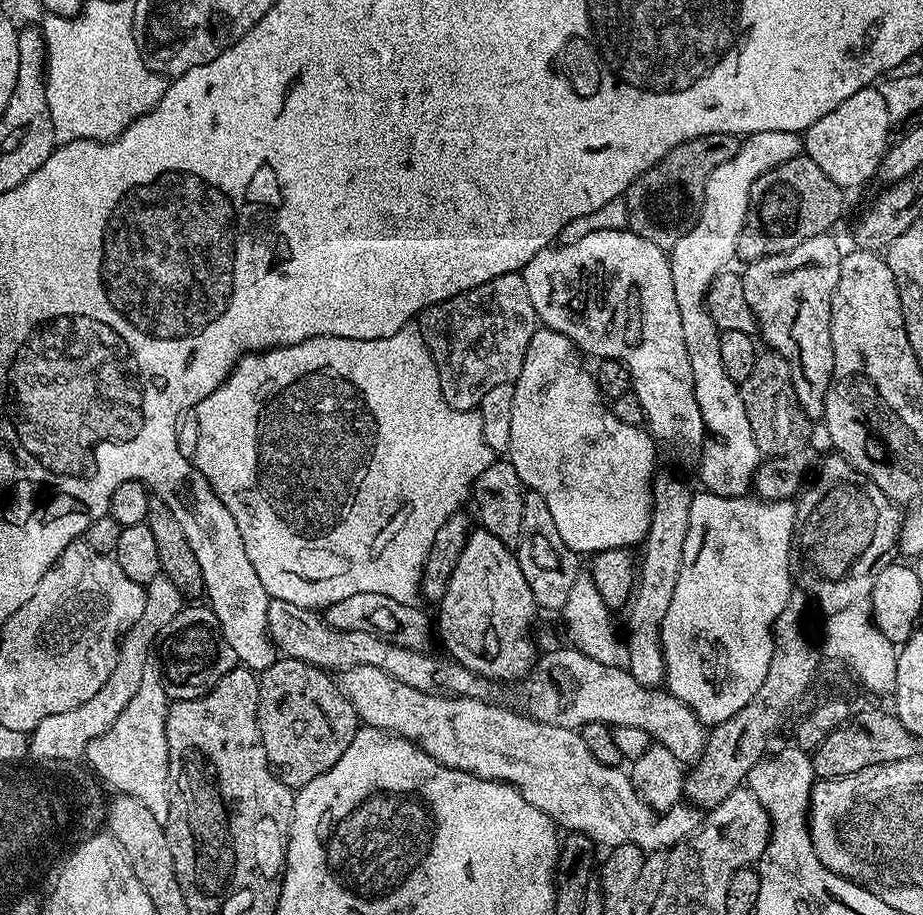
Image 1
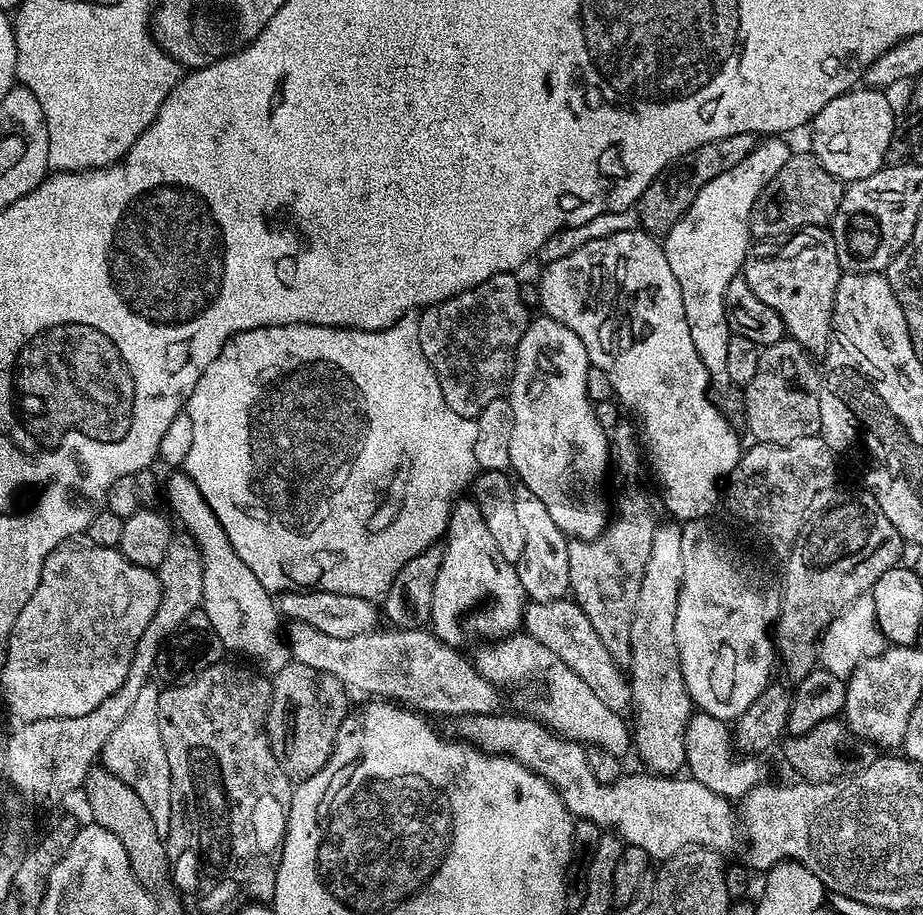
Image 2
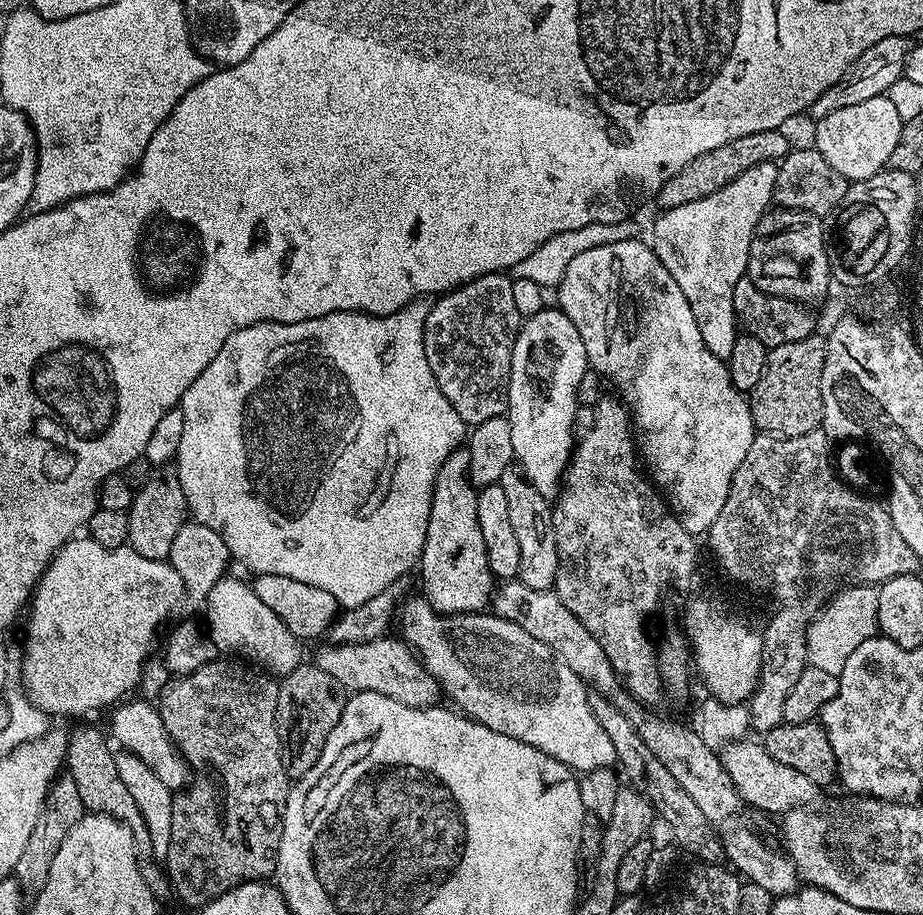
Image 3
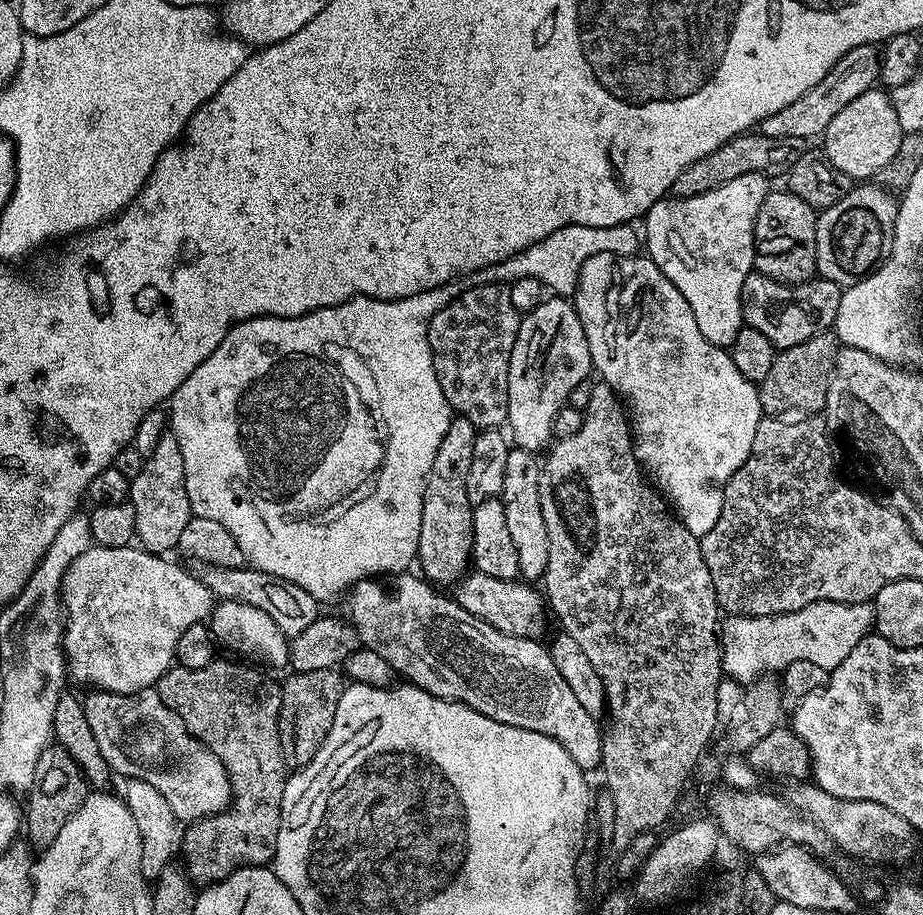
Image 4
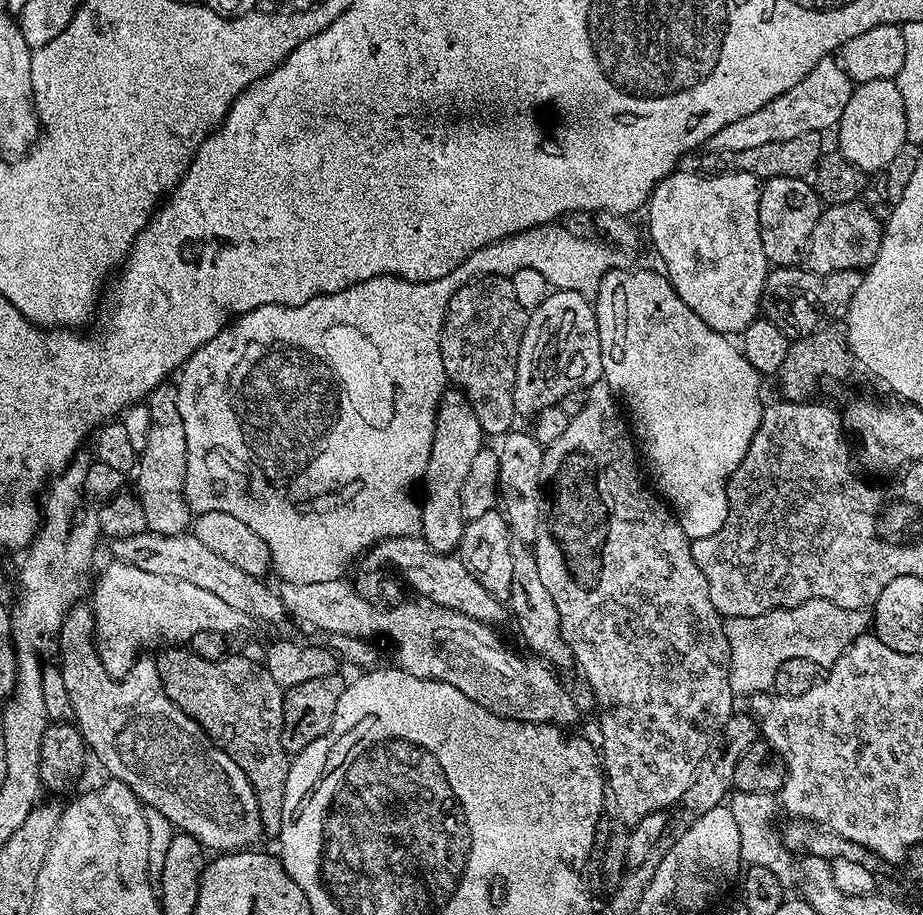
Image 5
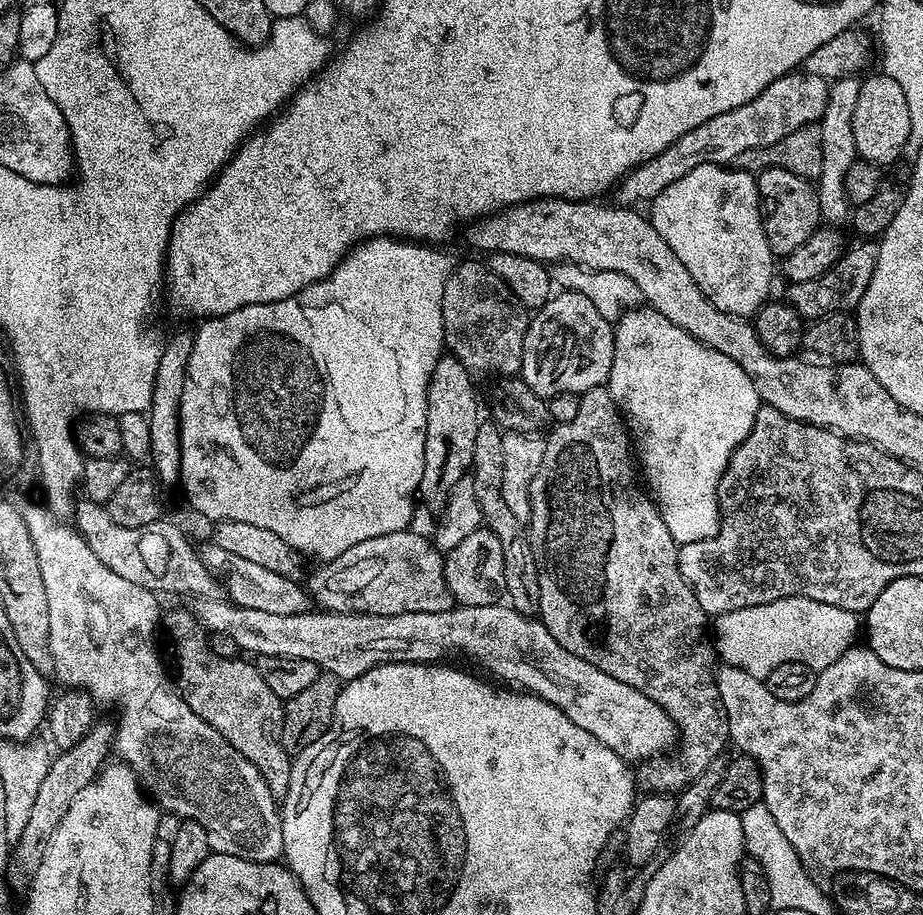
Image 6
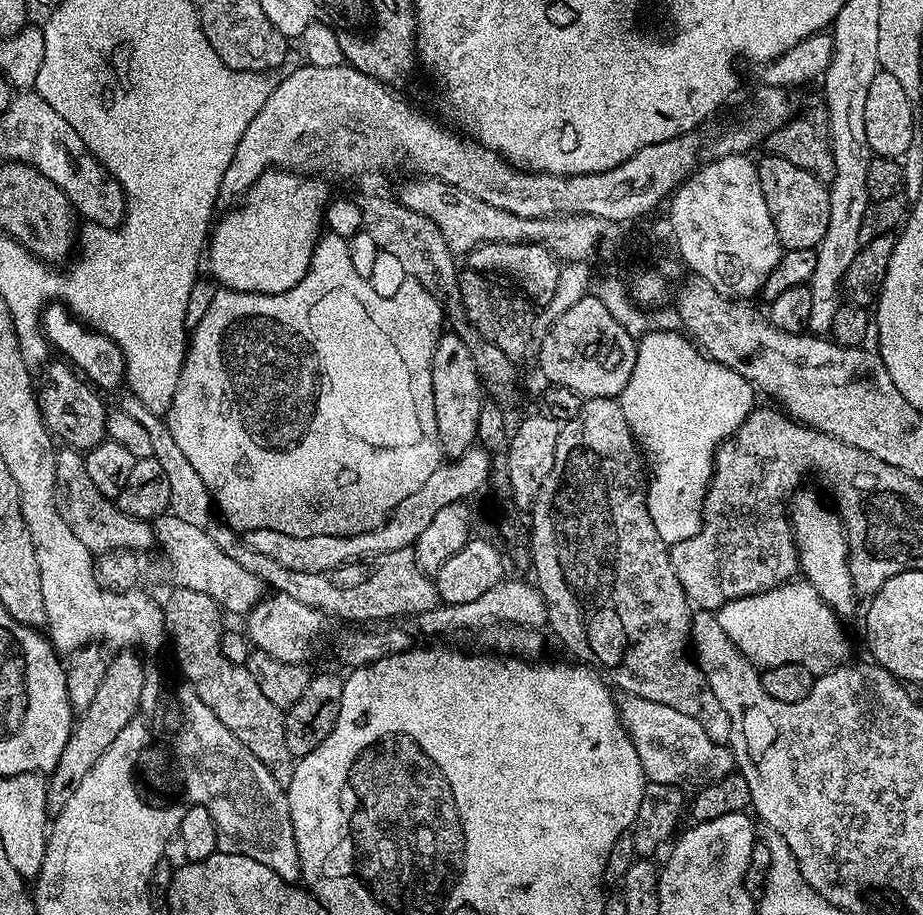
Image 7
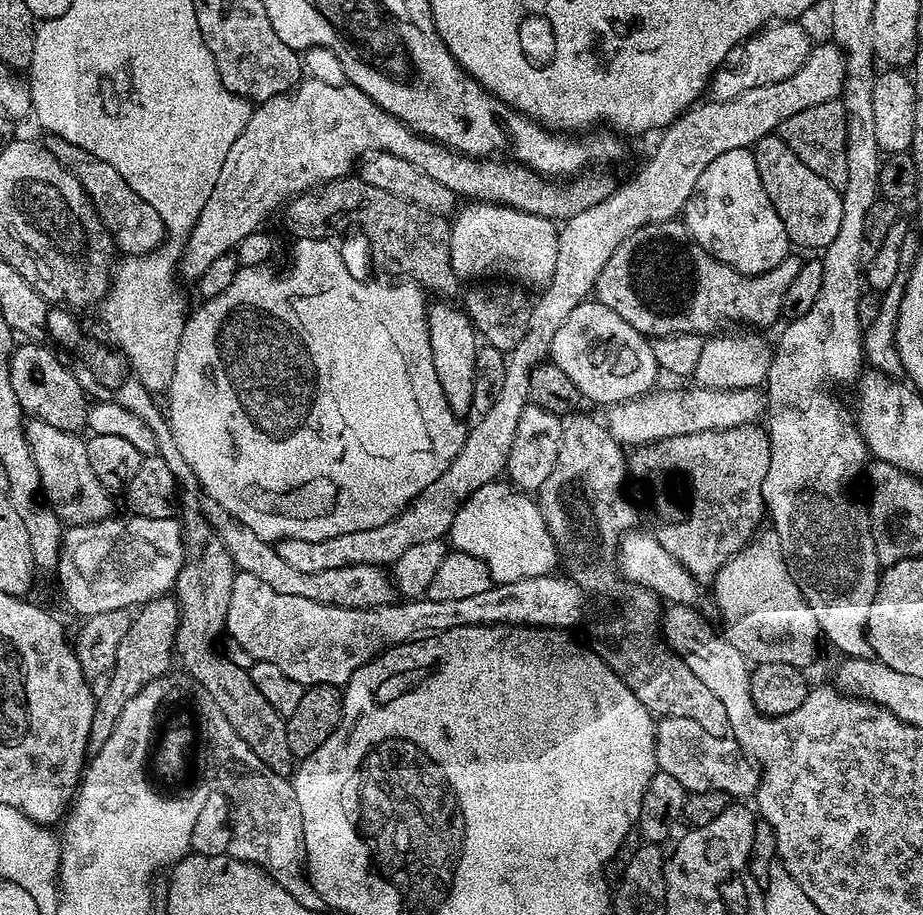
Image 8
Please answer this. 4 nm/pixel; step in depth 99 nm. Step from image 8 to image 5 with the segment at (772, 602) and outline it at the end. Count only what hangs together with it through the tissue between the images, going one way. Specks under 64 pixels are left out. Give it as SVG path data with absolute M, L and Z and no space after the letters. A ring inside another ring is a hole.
M811 600L802 606L779 608L754 618L728 618L724 622L724 633L728 639L728 677L733 693L737 697L751 698L757 692L768 692L774 682L774 674L782 662L790 658L806 658L819 666L830 666L852 644L865 635L870 628L870 616L865 609L846 610L842 606L834 606L834 602Z

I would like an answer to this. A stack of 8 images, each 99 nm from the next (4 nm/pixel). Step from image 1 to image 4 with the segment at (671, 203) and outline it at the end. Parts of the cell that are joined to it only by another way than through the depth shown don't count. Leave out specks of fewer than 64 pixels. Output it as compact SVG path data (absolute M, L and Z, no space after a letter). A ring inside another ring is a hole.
M759 134L735 136L730 142L718 146L718 150L706 154L706 158L686 166L686 170L682 170L682 174L678 174L678 178L674 178L671 195L679 198L694 194L706 194L706 190L714 190L734 178L742 178L742 174L750 174L751 172L787 174L794 166L794 162L798 162L798 158L806 155L806 148L804 147L806 147L805 141L798 138L779 140Z

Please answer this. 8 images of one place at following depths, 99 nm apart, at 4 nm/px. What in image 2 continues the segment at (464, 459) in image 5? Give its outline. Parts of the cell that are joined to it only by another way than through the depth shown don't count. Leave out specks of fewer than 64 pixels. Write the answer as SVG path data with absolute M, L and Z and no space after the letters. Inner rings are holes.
M460 498L452 505L452 513L448 515L448 528L442 537L442 547L444 549L442 566L438 566L438 579L434 581L431 632L443 644L449 644L457 650L463 649L464 640L479 641L483 638L491 642L519 633L524 623L526 607L524 587L516 573L516 565L502 558L502 553L499 552L498 545L486 526L486 518L482 518L482 510L478 510L475 500Z

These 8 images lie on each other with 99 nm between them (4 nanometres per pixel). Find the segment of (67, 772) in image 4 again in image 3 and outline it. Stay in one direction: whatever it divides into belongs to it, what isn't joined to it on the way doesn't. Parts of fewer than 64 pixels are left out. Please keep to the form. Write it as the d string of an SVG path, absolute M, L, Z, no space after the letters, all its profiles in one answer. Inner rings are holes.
M64 774L53 780L42 810L38 814L38 822L34 822L34 830L30 833L22 858L18 858L18 866L14 873L14 879L20 883L20 890L25 897L34 898L42 890L42 886L46 886L46 878L50 874L50 862L54 862L58 846L66 842L66 834L74 830L74 826L78 826L78 822L85 815L86 809L82 798L78 798L78 786L74 786L74 778Z

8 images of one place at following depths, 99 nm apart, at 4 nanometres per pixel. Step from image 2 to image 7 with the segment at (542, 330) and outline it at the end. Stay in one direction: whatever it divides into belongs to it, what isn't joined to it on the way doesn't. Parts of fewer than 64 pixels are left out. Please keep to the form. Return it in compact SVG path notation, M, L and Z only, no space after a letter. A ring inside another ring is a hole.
M594 295L583 296L574 306L570 306L547 329L544 341L540 344L540 372L549 381L549 385L558 388L569 388L579 396L591 398L594 396L619 397L620 392L630 382L630 374L634 370L637 341L633 333L626 331L618 322L614 322L614 314L598 302Z

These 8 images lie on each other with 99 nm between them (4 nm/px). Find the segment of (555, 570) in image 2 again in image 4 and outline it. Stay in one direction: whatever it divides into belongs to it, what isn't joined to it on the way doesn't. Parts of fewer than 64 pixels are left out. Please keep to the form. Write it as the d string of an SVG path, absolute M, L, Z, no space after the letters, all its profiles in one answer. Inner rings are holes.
M509 447L506 454L506 478L502 482L499 499L504 503L506 510L506 527L510 530L510 538L514 538L514 546L518 549L518 566L520 576L525 581L536 582L543 577L546 562L550 558L550 538L546 534L546 518L542 518L542 502L540 501L540 473L542 460L536 452L525 448Z

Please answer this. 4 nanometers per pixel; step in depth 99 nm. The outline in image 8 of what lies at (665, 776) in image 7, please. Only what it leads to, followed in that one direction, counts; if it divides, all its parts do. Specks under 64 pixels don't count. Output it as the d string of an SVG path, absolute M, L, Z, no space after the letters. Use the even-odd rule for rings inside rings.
M671 714L656 725L656 766L659 771L674 774L685 793L724 792L730 798L755 797L760 784L760 770L745 756L731 735L715 736L687 714Z

